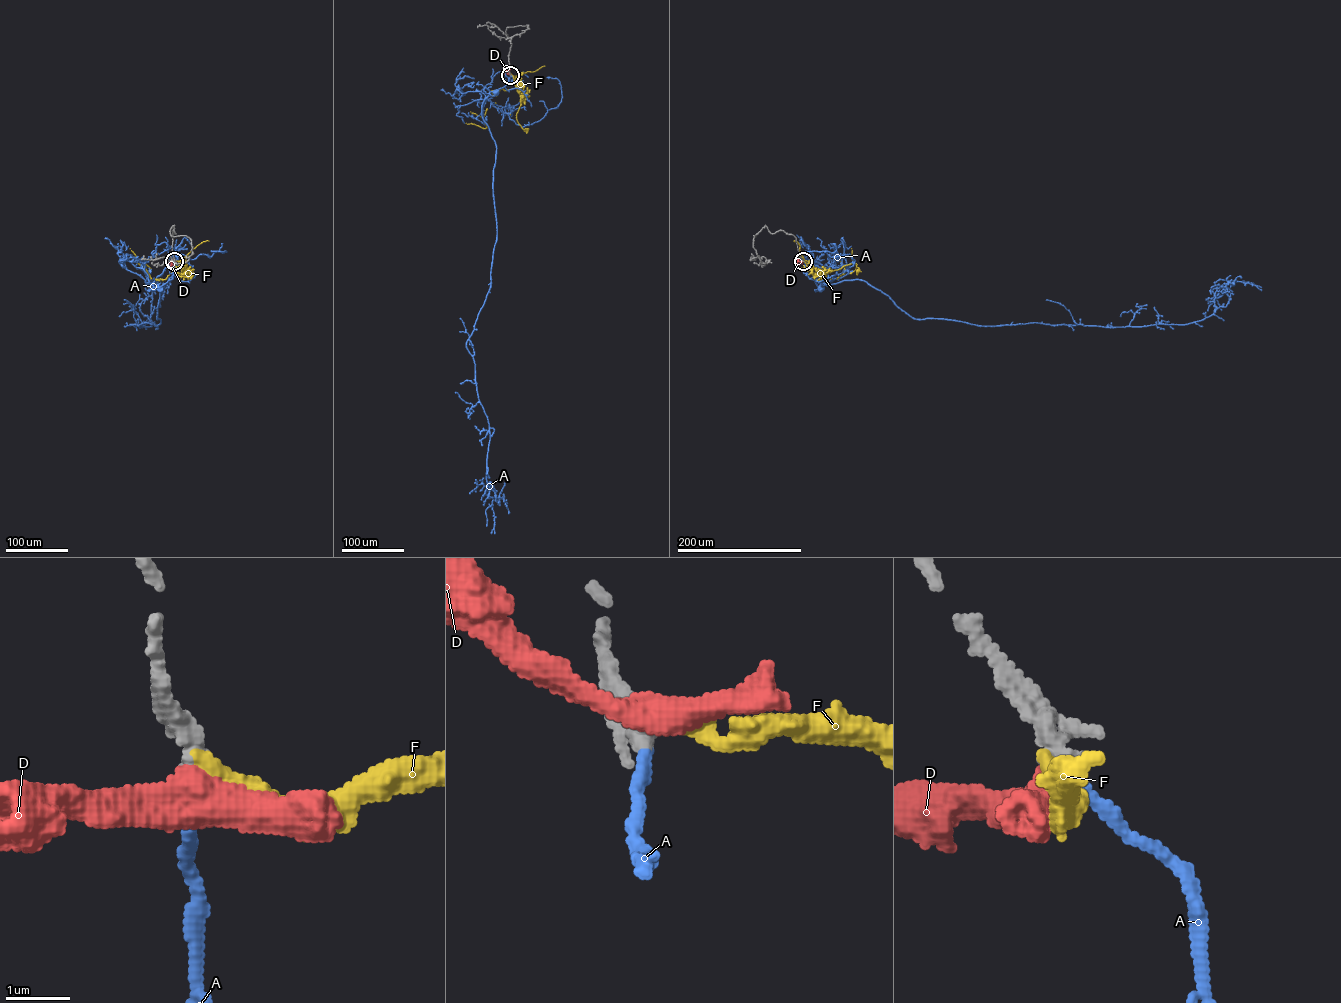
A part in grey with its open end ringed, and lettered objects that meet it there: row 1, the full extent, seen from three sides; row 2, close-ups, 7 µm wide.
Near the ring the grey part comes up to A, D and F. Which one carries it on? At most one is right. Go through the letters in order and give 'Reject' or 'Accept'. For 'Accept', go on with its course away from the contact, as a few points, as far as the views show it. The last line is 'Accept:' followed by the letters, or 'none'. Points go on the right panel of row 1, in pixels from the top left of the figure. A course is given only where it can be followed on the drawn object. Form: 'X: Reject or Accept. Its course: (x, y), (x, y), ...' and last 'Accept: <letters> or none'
A: Accept. Its course: (803, 261), (804, 270), (820, 287), (815, 290), (820, 289)
D: Reject
F: Reject
Accept: A

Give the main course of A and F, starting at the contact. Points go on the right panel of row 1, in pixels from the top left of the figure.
A: (803, 261), (804, 270), (820, 287), (815, 290), (820, 289)
F: (803, 261), (808, 268), (823, 272), (853, 263), (857, 264), (857, 271)

